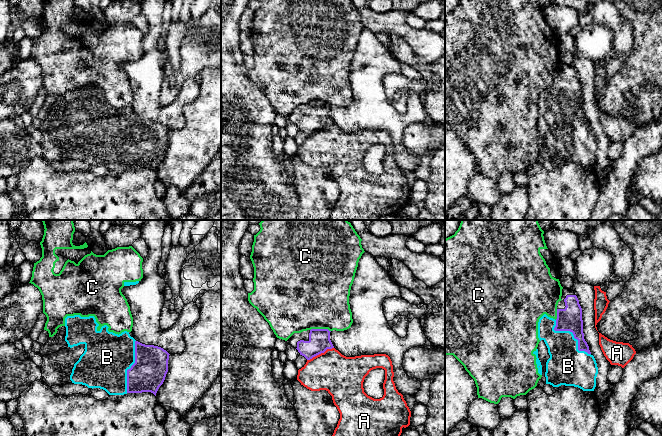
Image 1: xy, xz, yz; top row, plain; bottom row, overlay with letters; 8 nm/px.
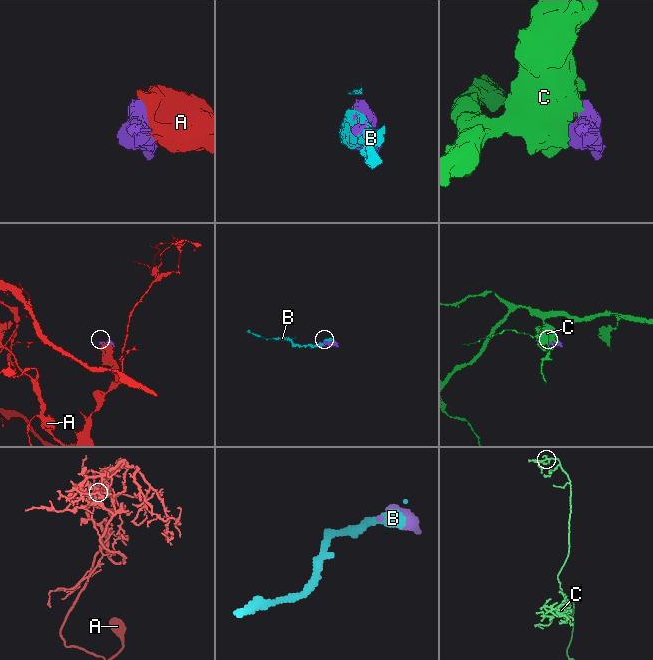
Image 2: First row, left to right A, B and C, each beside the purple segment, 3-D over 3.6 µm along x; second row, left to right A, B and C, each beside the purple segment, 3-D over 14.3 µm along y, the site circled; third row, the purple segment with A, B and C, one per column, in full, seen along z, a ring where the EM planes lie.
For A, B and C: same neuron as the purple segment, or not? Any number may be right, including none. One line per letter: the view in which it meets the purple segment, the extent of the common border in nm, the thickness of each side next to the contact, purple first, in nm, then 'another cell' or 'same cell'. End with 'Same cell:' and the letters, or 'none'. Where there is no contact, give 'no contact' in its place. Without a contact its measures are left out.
A: xz | 240 nm | 180/320 nm | another cell
B: yz | 400 nm | 190/300 nm | same cell
C: xz | 170 nm | 180/500 nm | another cell
Same cell: B

